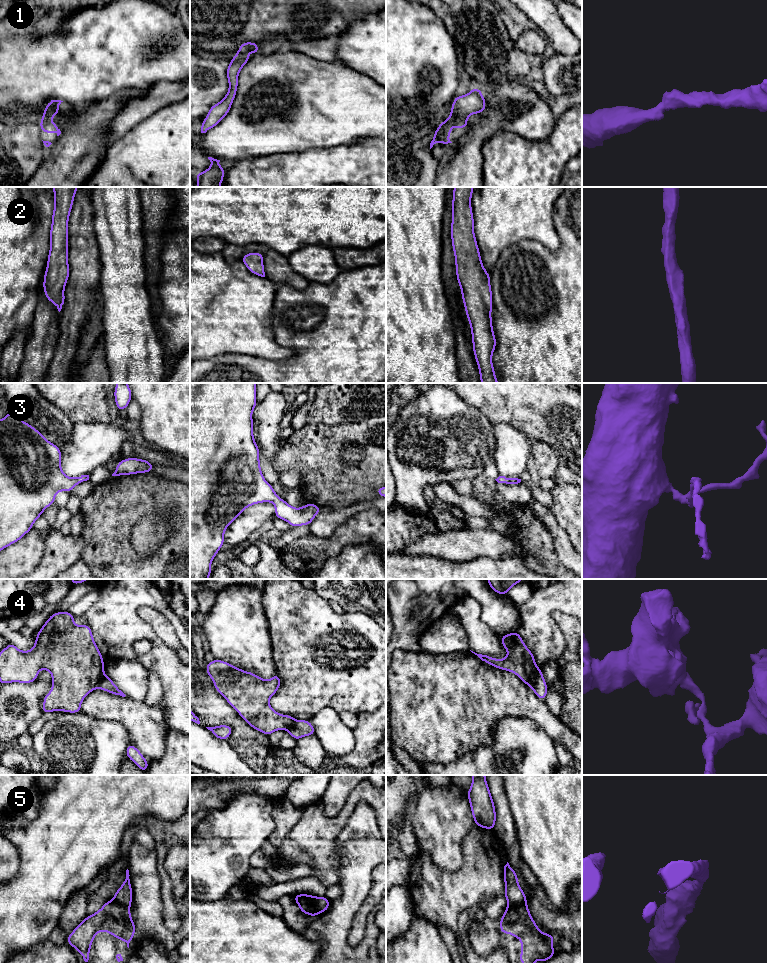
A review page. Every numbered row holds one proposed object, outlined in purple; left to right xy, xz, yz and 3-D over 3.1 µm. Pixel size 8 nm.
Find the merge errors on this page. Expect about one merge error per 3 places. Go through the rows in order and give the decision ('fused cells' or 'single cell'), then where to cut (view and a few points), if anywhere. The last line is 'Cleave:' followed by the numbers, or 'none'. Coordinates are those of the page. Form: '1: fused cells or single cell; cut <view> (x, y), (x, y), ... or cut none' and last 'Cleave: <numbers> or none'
1: single cell; cut none
2: single cell; cut none
3: single cell; cut none
4: fused cells; cut yz (538, 668), (534, 678), (528, 685)
5: fused cells; cut yz (525, 903), (508, 905)
Cleave: 4, 5

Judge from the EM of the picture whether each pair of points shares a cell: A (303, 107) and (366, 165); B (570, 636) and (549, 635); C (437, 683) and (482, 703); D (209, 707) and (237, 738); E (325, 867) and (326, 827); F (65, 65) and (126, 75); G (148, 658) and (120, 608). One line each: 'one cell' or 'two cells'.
A: two cells
B: two cells
C: one cell
D: one cell
E: one cell
F: one cell
G: one cell

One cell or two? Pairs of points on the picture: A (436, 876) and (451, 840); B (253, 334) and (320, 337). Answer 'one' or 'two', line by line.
A: two
B: two

